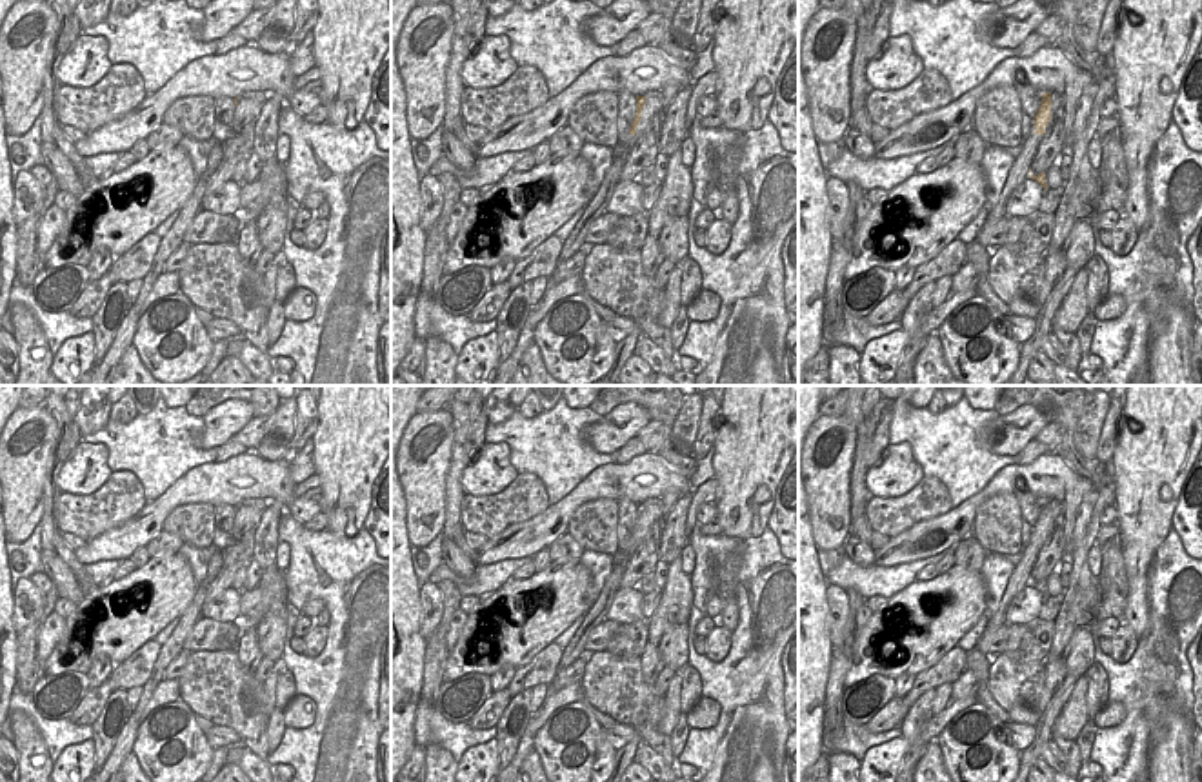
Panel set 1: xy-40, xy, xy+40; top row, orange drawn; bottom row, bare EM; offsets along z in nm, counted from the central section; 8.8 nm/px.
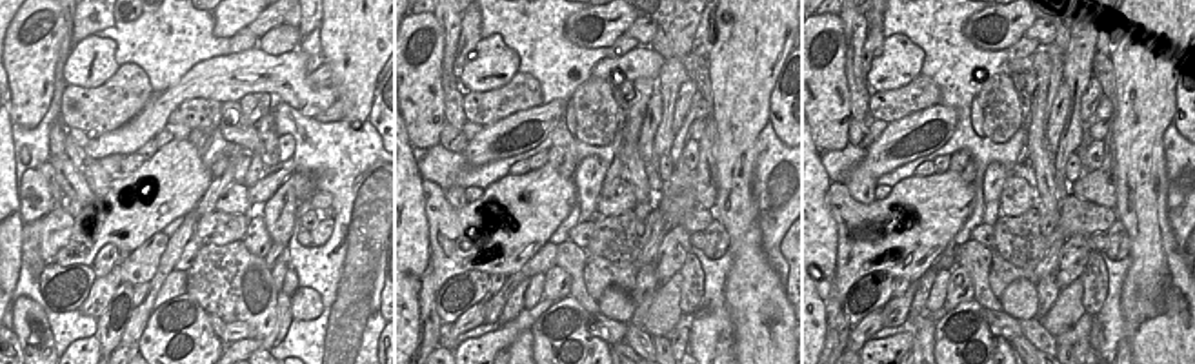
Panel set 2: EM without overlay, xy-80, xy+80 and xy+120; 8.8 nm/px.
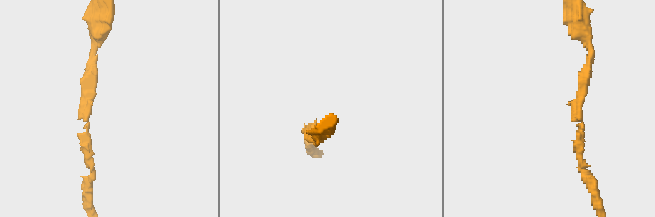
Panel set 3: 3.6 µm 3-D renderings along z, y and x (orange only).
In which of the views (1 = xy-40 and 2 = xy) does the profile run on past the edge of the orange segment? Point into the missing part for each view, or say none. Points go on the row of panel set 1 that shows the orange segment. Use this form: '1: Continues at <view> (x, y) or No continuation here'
1: No continuation here
2: No continuation here.

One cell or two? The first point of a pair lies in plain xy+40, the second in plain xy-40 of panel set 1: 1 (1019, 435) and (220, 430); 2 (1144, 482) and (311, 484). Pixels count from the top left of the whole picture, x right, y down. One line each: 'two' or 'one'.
1: one
2: two

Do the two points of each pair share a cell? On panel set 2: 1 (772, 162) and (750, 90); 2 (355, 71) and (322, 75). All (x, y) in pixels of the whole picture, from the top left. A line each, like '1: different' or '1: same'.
1: different
2: different

